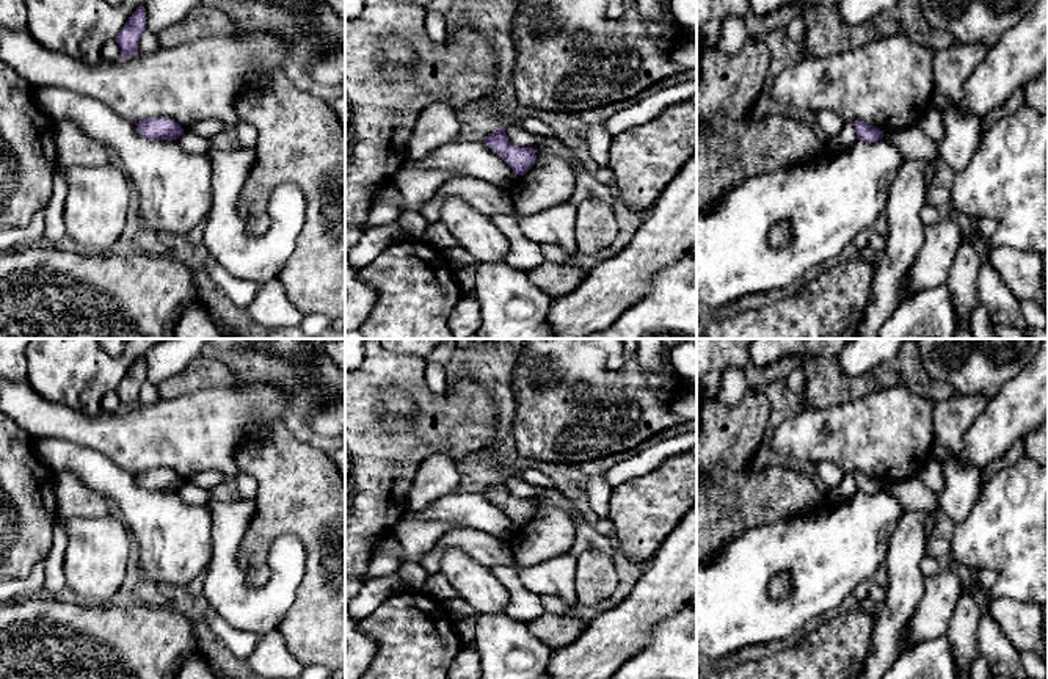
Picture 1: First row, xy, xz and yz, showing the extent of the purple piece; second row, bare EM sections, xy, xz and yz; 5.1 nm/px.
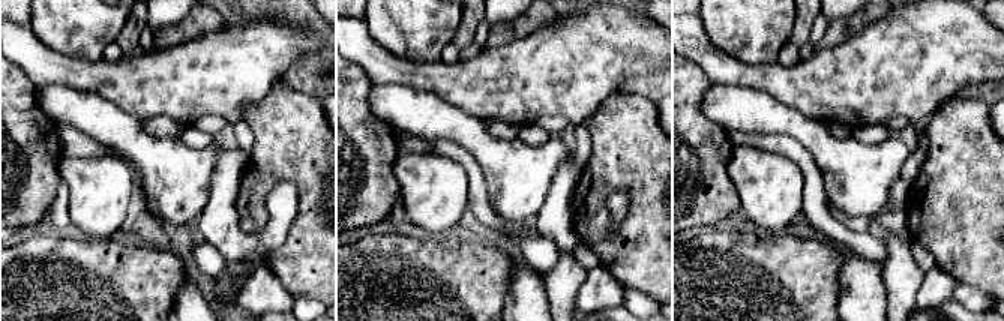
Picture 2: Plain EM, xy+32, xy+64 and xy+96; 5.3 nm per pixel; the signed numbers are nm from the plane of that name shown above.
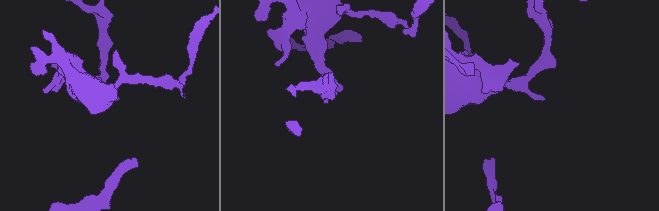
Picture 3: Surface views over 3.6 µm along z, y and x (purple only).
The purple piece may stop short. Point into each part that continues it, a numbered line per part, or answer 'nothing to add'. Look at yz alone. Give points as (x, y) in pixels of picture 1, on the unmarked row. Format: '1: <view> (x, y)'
nothing to add

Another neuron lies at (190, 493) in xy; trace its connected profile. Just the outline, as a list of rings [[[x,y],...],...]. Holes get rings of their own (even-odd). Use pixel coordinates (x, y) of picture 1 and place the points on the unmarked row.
[[[184,483],[177,494],[188,505],[206,505],[209,499],[215,497],[213,489],[206,489],[195,483]]]

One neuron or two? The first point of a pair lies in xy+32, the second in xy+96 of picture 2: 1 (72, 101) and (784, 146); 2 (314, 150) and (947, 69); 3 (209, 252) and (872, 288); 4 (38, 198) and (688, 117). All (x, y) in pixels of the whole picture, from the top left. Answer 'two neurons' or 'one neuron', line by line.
1: two neurons
2: two neurons
3: two neurons
4: one neuron

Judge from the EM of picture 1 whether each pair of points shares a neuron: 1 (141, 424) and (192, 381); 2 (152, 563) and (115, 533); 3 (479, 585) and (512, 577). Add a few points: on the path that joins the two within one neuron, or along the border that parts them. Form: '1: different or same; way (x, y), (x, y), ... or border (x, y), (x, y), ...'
1: different; border (221, 386), (185, 394)
2: different; border (121, 519), (134, 538)
3: different; border (491, 570), (509, 596), (504, 612)

